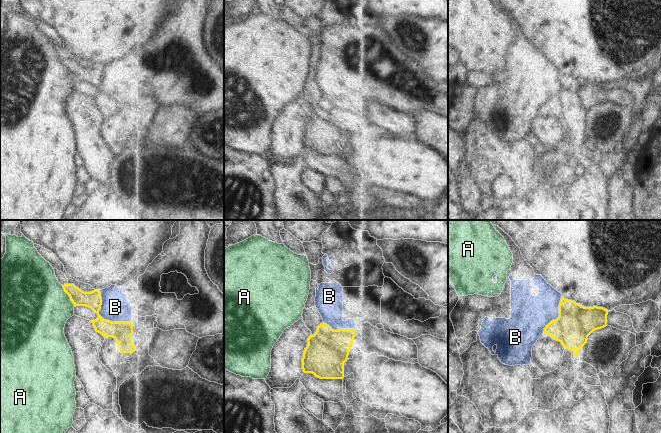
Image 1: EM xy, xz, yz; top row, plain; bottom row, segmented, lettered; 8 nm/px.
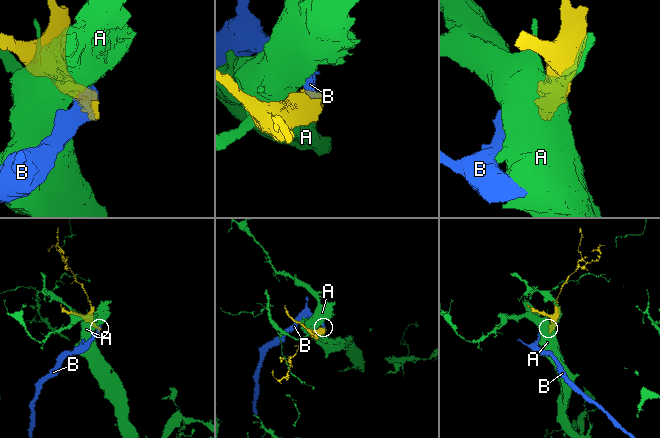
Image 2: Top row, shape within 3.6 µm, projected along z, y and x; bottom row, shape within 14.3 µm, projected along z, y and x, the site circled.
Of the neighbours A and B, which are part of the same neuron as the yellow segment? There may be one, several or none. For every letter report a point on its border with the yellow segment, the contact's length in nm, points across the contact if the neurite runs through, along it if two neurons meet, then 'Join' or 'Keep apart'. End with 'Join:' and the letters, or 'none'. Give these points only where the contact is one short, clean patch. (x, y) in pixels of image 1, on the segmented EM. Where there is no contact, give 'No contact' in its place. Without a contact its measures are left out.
A: Touches yellow at xy (69, 296). Shared border 200 nm. Keep apart
B: Touches yellow at xy (102, 318). Shared border 380 nm. Boundary: xy (98, 290), (101, 296), (99, 314), (111, 321), (130, 322). Keep apart
Join: none

